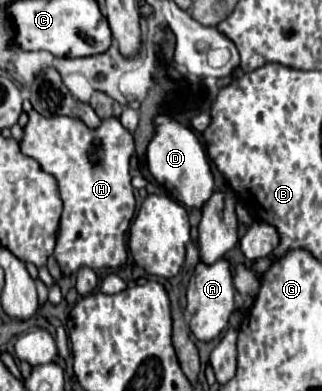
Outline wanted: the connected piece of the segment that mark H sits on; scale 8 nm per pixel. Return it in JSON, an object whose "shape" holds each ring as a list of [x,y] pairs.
{"shape":[[[33,110],[23,128],[21,152],[35,158],[45,172],[57,178],[65,208],[53,256],[63,276],[75,274],[81,266],[93,270],[121,268],[127,262],[125,230],[129,230],[135,214],[135,194],[129,174],[129,162],[135,154],[133,132],[117,118],[105,118],[97,128],[87,128],[77,118],[45,118]]]}

